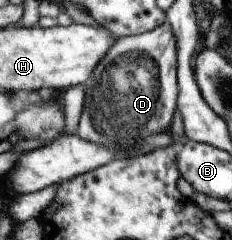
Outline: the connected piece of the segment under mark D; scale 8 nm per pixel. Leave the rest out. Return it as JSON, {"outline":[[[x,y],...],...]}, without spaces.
{"outline":[[[165,21],[156,29],[131,36],[120,38],[116,46],[112,46],[114,52],[120,52],[118,56],[110,56],[110,60],[100,62],[95,73],[85,83],[86,101],[82,117],[76,132],[84,140],[103,145],[113,150],[133,151],[147,137],[154,137],[156,133],[163,133],[169,129],[174,112],[177,111],[177,57],[176,46],[171,27]]]}

